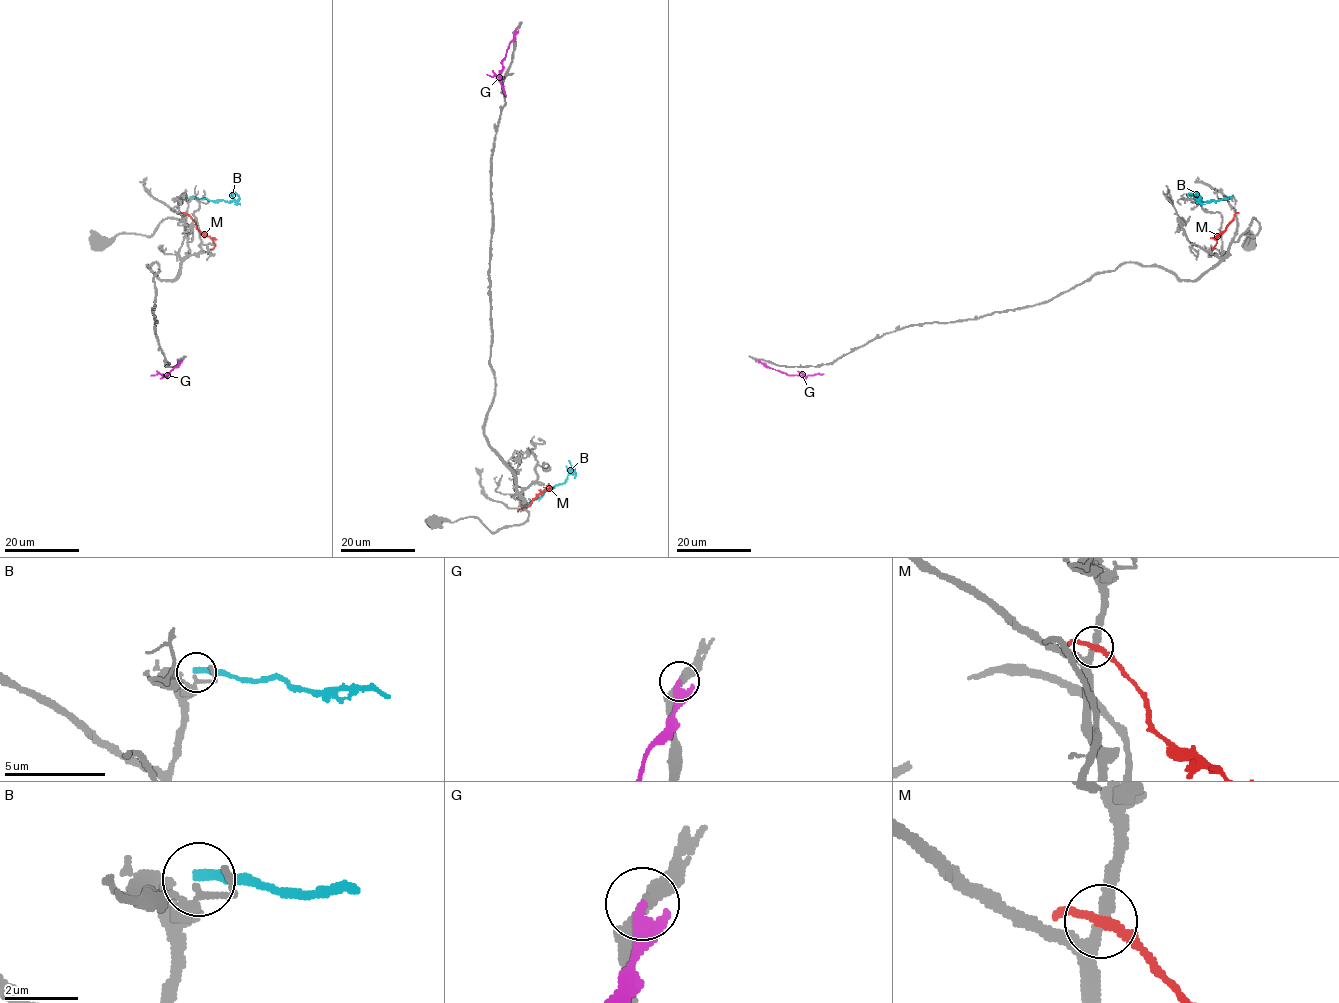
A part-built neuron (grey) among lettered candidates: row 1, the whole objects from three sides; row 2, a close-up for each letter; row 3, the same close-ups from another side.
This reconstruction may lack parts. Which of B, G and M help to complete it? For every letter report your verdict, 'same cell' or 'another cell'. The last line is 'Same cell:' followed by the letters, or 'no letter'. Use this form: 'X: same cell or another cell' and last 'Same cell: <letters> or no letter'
B: another cell
G: another cell
M: another cell
Same cell: no letter

